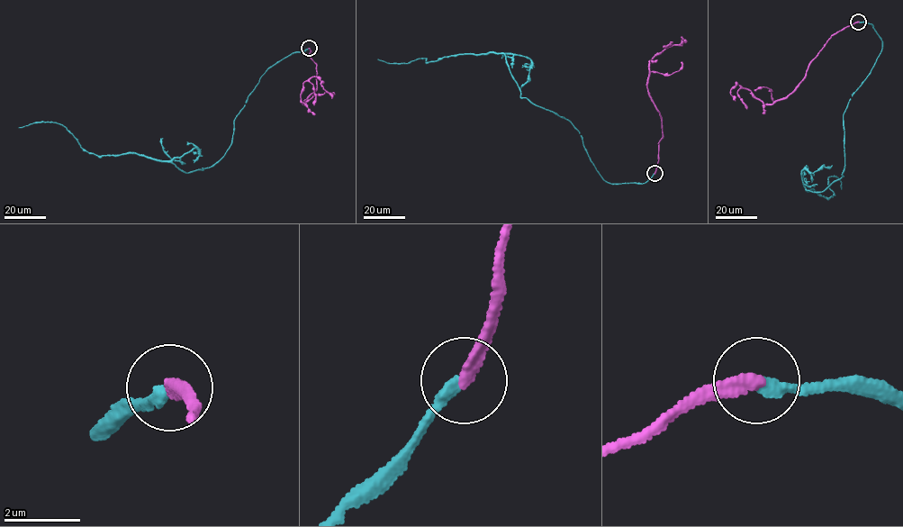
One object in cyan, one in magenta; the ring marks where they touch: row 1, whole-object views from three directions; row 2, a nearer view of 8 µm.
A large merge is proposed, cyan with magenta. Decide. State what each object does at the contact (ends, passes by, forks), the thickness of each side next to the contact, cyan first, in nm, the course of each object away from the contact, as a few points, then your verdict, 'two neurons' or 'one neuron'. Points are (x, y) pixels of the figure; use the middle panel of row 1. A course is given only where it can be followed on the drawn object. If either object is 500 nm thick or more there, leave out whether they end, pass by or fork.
cyan ends; magenta ends; calibres 320 and 380 nm; course cyan (654, 173), (645, 183), (604, 180), (573, 123), (520, 96), (503, 54), (427, 63), (377, 59); course magenta (654, 173), (663, 134), (660, 113), (646, 86), (648, 62), (665, 49), (681, 43), (681, 37), (683, 40); one neuron

